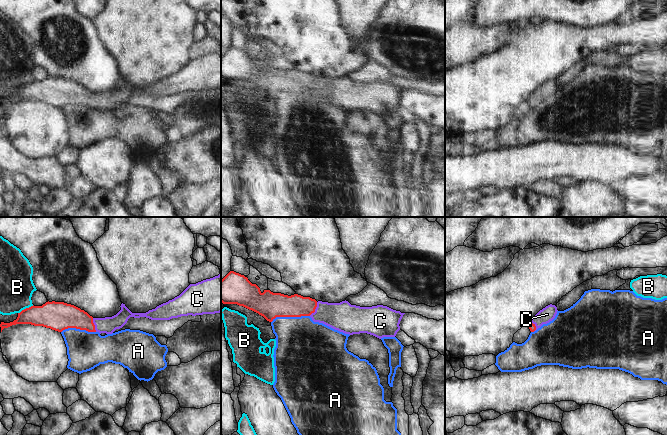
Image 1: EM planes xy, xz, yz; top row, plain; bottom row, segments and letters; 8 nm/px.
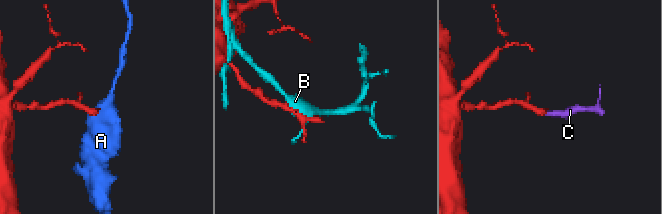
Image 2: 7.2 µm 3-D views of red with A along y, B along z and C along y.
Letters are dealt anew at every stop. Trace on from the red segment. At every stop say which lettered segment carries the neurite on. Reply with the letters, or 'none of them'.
C

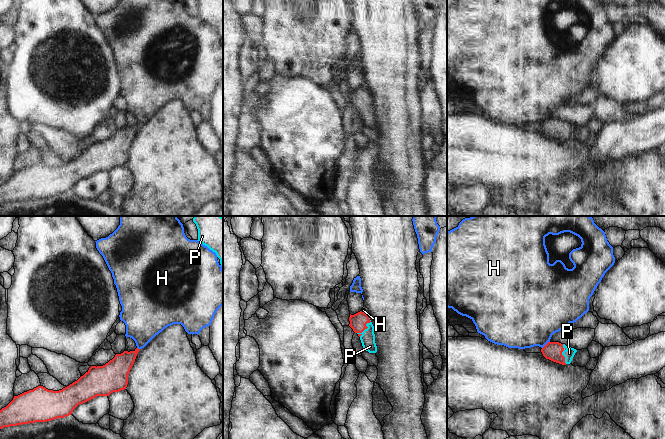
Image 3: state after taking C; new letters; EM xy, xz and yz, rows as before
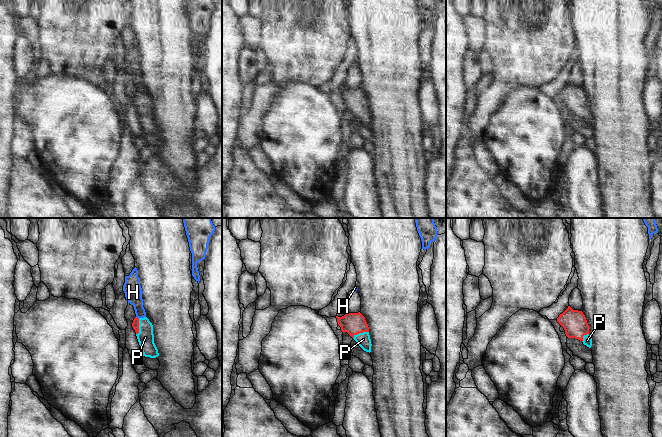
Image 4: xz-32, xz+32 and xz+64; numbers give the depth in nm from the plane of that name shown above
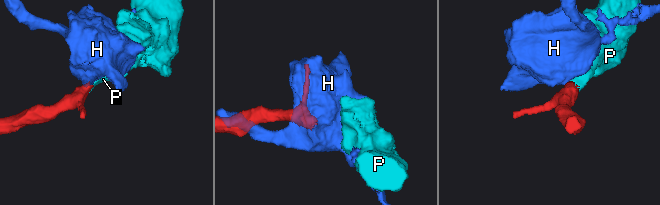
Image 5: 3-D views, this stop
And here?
P

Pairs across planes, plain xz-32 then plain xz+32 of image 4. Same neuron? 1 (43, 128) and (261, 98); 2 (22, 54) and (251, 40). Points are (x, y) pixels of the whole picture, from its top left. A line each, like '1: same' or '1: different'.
1: different
2: different

